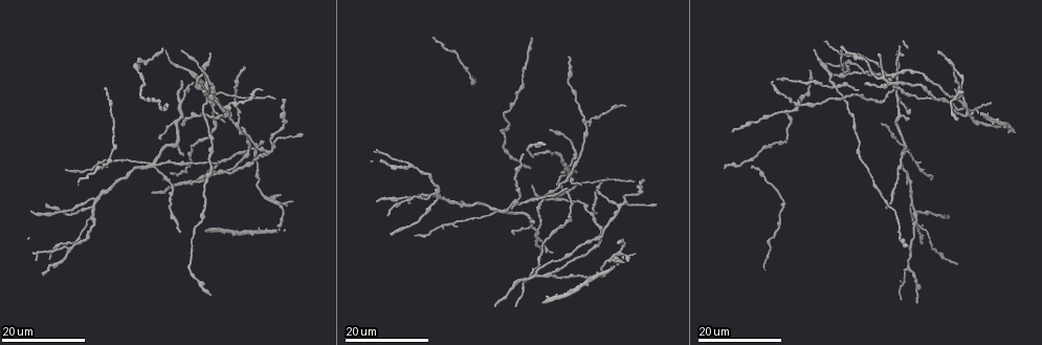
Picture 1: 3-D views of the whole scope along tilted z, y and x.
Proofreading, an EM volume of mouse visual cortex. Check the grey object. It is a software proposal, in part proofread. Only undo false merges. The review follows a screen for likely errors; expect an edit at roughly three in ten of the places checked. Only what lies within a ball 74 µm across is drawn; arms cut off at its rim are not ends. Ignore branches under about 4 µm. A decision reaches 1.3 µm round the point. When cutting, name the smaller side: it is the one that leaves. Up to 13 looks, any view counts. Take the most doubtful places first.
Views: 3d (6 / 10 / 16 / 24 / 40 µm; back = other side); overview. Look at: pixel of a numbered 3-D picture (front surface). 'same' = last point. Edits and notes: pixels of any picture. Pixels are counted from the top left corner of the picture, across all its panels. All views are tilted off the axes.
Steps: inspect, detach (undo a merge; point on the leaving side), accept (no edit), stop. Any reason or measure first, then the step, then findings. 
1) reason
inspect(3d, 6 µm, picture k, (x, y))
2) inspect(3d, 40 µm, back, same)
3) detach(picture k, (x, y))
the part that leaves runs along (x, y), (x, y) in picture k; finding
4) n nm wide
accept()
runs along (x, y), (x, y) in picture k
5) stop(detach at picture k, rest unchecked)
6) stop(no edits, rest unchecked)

arms part here
inspect(3d, 16 µm, picture 1, (181, 101))

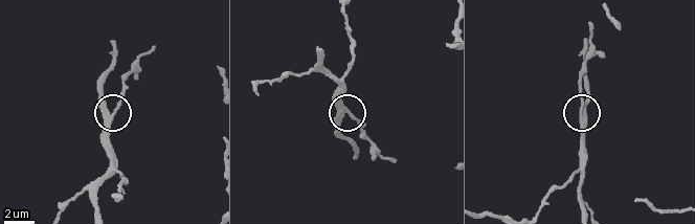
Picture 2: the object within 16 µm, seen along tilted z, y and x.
inspect(3d, 6 µm, picture 2, (585, 114))

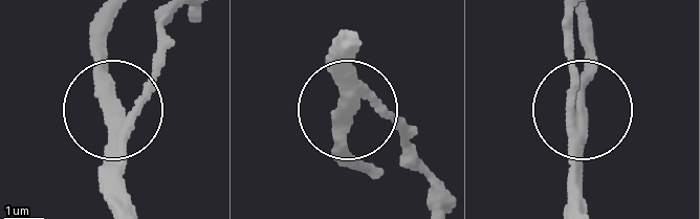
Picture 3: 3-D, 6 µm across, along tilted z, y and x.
detach(picture 3, (154, 74))
the part that leaves runs along (131, 119), (161, 12) in picture 3; two neurons meet here

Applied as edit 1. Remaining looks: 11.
three arms meet
inspect(3d, 24 µm, picture 1, (916, 212))

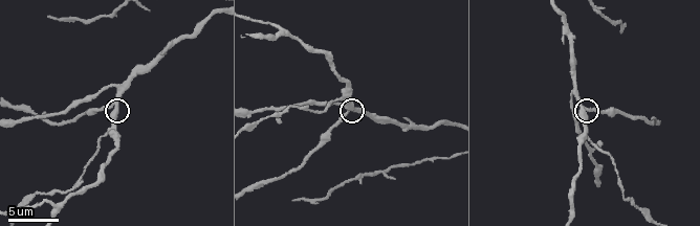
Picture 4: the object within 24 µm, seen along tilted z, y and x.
inspect(3d, 10 µm, picture 4, (346, 112))

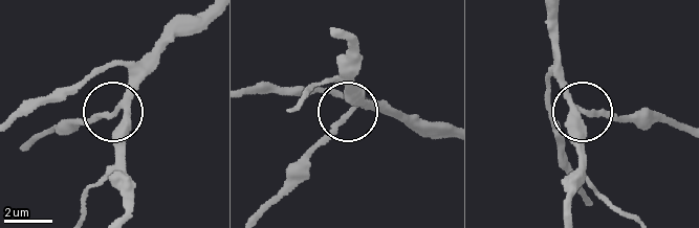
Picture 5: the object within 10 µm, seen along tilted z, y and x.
260 nm wide
accept()
runs along (198, 14), (112, 111), (75, 124) in picture 5; one neuron here

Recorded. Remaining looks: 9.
looks like a crossing
inspect(3d, 24 µm, picture 1, (503, 212))

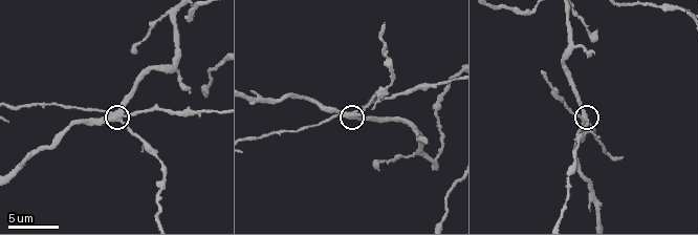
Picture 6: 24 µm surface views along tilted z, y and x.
inspect(3d, 6 µm, picture 6, (116, 116))

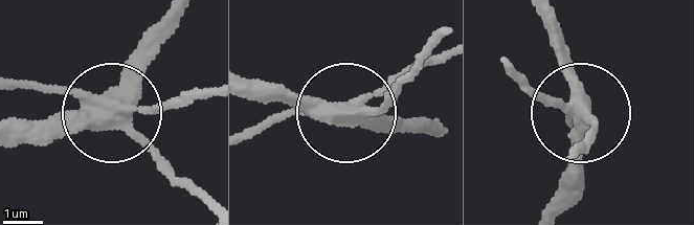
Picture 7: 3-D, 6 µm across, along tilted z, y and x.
5 arms
detach(picture 7, (154, 112))
the part that leaves runs along (99, 104), (15, 88) in picture 7; a second neuron is stuck on

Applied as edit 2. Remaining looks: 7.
thin arm on a thick one
inspect(3d, 24 µm, picture 1, (883, 77))

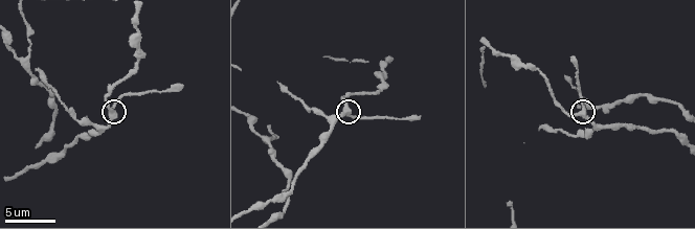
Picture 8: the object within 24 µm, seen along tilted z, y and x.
inspect(3d, 6 µm, picture 8, (582, 111))

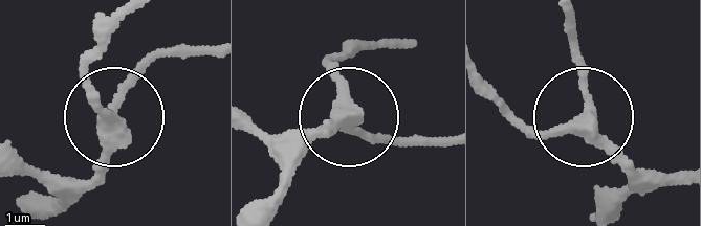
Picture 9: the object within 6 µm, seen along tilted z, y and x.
accept()
runs along (264, 205), (292, 159), (338, 119), (410, 147) in picture 9; one neuron here

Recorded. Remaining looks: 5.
three arms meet
inspect(3d, 16 µm, picture 8, (585, 99))

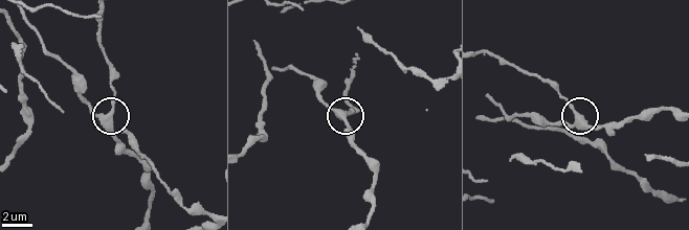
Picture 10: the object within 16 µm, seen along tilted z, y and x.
accept()
runs along (490, 99), (511, 114), (575, 121), (579, 114), (551, 86) in picture 10; all the same neuron

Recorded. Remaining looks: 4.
branch point
inspect(3d, 10 µm, picture 4, (55, 207))

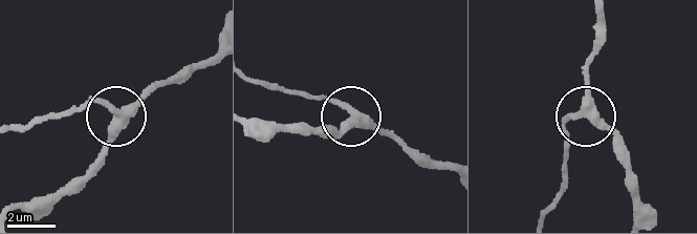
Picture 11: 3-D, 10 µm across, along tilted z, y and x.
360 nm wide
accept()
runs along (449, 171), (423, 168), (391, 135), (353, 116), (321, 135) in picture 11; one neuron here

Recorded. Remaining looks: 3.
stop(detach at picture 3, detach at picture 7, rest unchecked)

